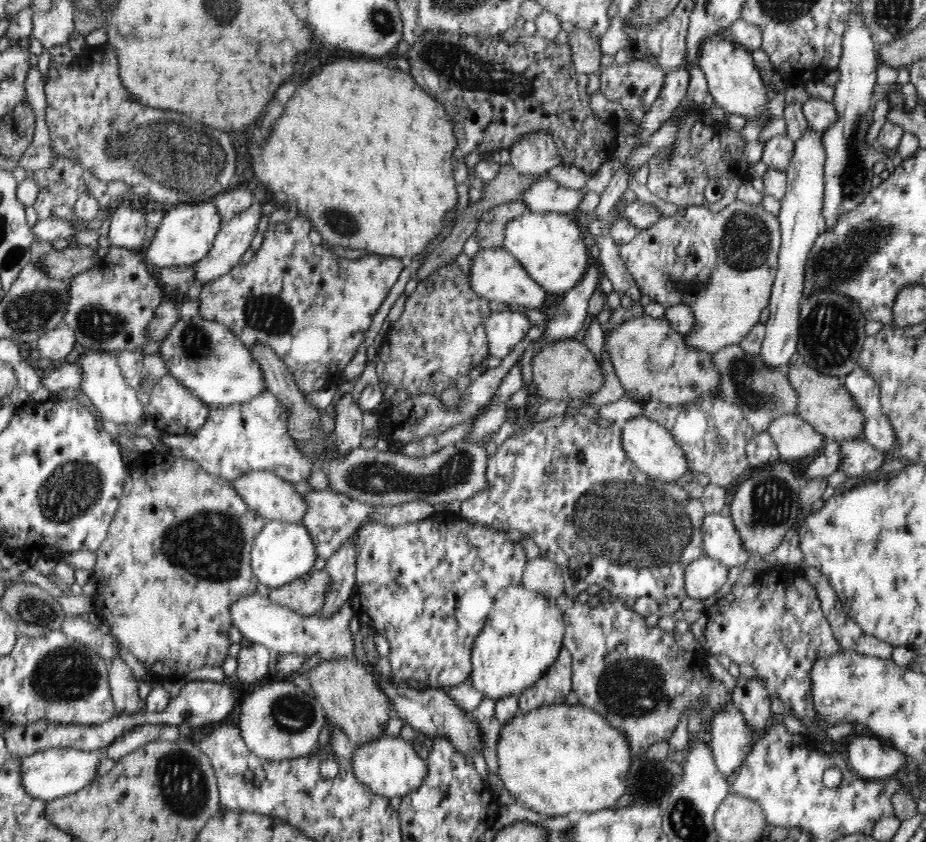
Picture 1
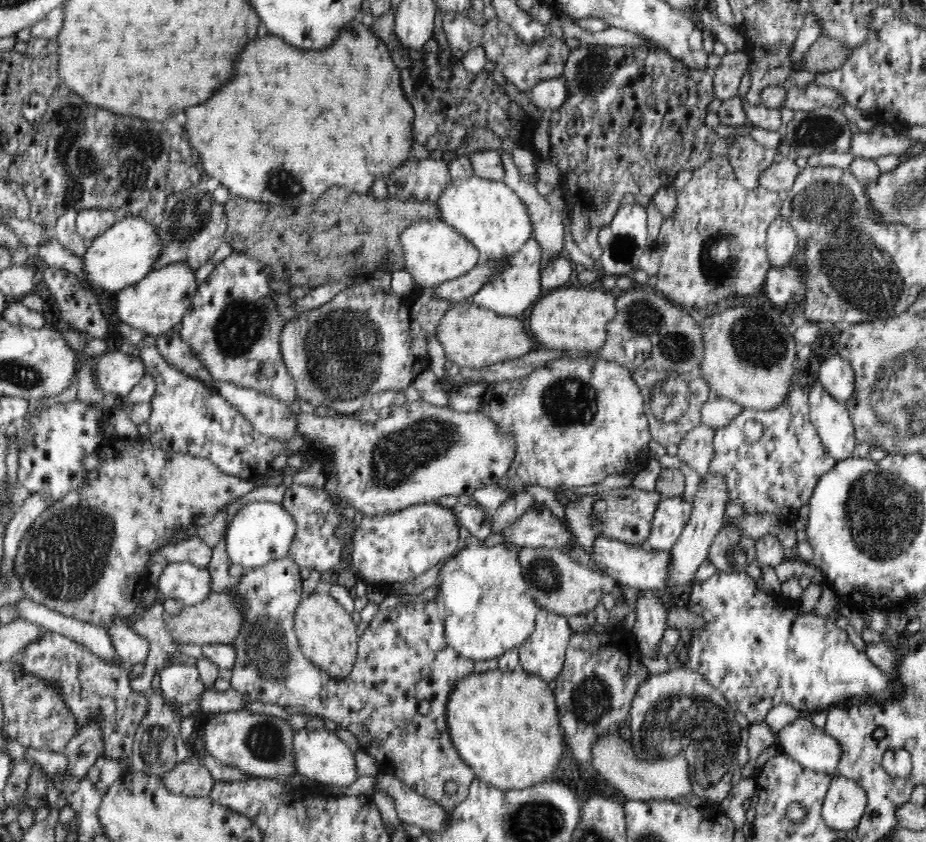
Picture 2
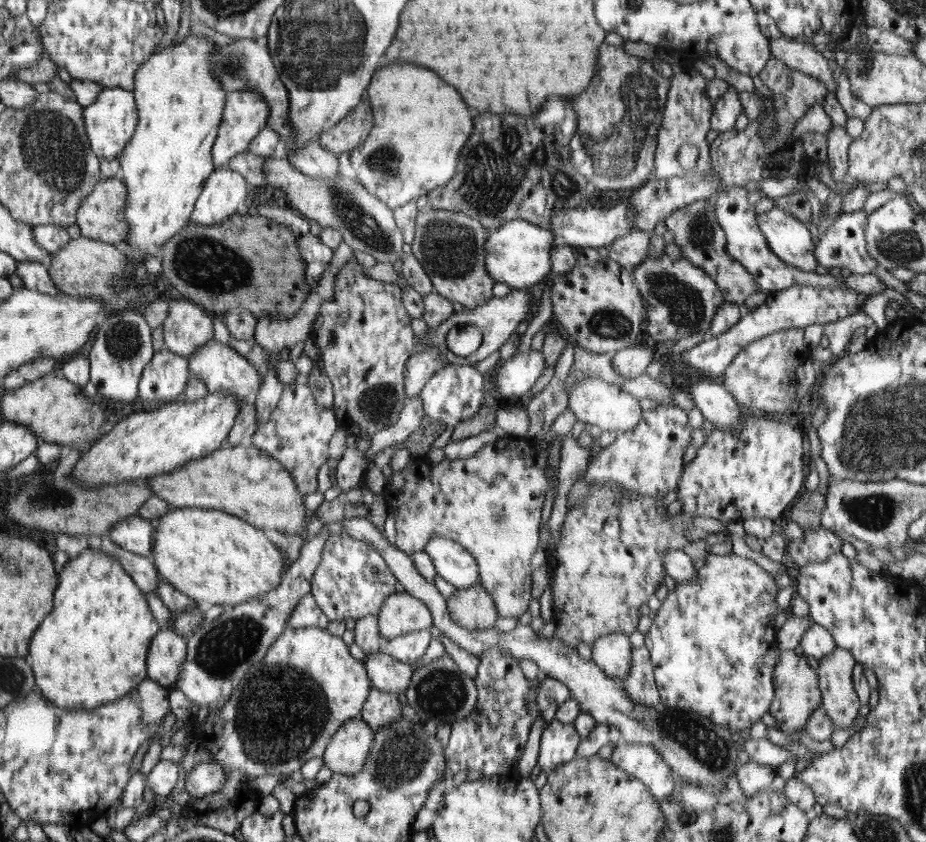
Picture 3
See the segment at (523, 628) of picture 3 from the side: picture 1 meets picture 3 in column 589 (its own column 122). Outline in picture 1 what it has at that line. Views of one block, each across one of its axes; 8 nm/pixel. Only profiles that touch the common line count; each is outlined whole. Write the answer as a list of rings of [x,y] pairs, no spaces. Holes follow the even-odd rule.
[[[119,656],[111,660],[108,677],[116,716],[144,711],[145,700],[138,697],[139,682]]]

